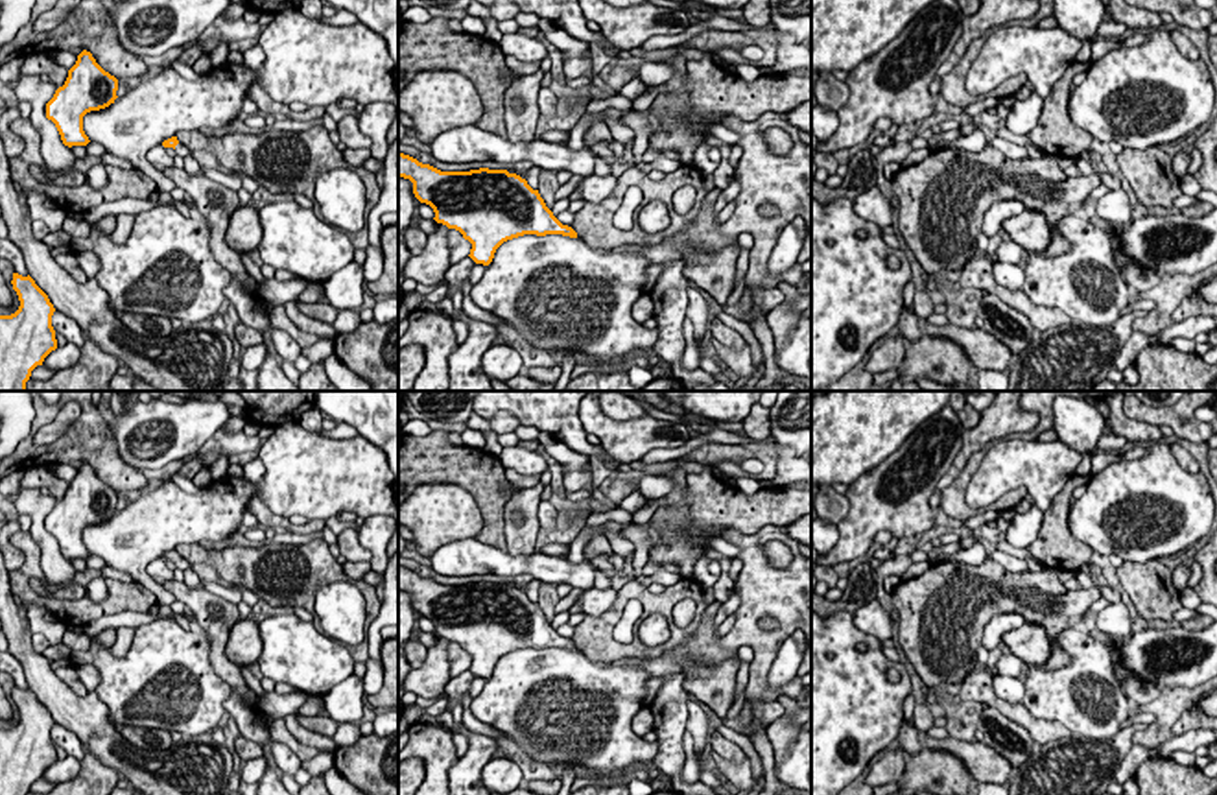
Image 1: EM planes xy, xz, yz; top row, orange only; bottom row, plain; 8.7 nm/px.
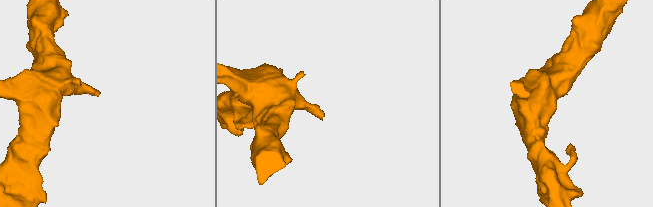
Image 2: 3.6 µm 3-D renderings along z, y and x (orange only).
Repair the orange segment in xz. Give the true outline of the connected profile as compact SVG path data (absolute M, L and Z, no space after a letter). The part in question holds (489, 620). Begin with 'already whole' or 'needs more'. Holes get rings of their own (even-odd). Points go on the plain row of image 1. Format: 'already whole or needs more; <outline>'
already whole; M398 566L398 590L413 596L413 607L435 625L435 635L455 642L472 657L470 671L489 679L496 662L524 647L577 646L562 638L538 603L507 583L441 585Z

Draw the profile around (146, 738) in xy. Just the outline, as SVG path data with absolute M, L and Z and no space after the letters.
M125 725L120 729L120 732L125 742L146 751L162 751L173 745L170 730L162 729L142 729Z

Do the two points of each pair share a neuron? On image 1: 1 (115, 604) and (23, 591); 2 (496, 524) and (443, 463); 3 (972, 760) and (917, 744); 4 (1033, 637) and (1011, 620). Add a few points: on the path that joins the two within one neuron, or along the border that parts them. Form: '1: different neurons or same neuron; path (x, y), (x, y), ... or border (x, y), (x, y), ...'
1: same neuron; path (93, 609), (61, 609), (45, 602)
2: same neuron; path (491, 506), (491, 498), (461, 469)
3: same neuron; path (959, 747), (930, 744)
4: different neurons; border (1026, 622), (1009, 629), (1002, 642)

